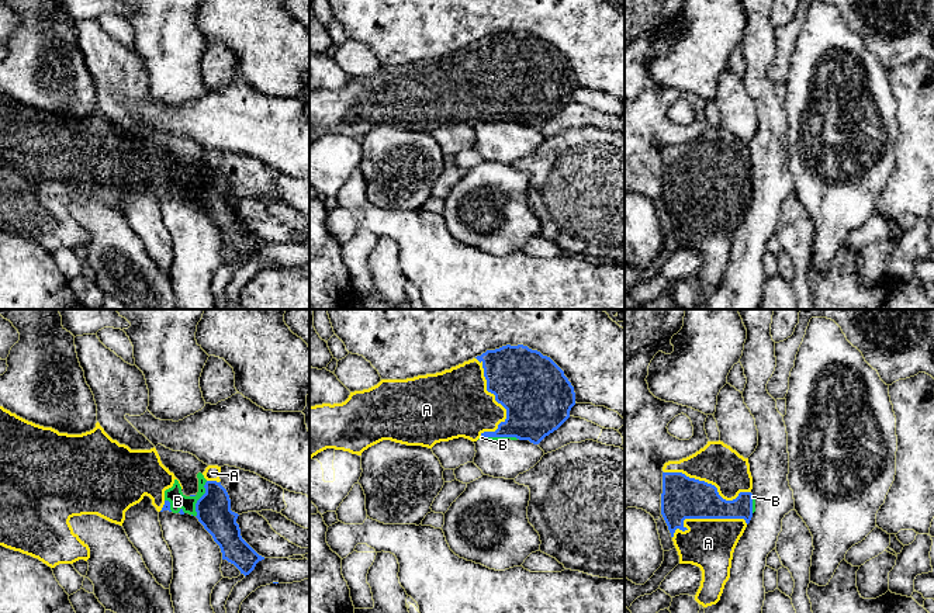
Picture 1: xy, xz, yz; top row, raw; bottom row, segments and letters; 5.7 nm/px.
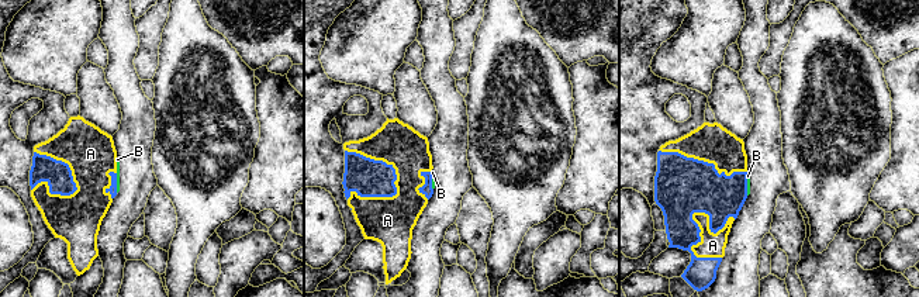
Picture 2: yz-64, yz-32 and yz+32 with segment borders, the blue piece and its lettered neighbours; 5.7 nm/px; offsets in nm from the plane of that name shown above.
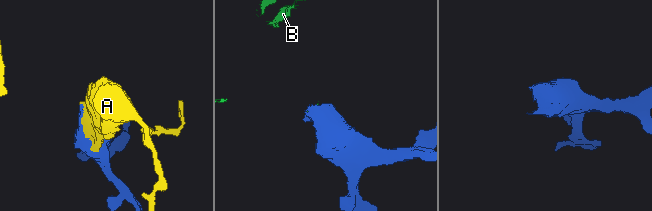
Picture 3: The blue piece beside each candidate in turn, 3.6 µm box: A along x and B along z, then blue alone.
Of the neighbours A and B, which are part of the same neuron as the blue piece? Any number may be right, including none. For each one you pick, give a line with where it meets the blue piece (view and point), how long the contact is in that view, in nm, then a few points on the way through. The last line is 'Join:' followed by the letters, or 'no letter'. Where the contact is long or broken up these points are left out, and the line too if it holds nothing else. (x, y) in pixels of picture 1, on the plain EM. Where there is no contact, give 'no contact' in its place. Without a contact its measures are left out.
A: contact xz (495, 85); length 440 nm
Join: A

